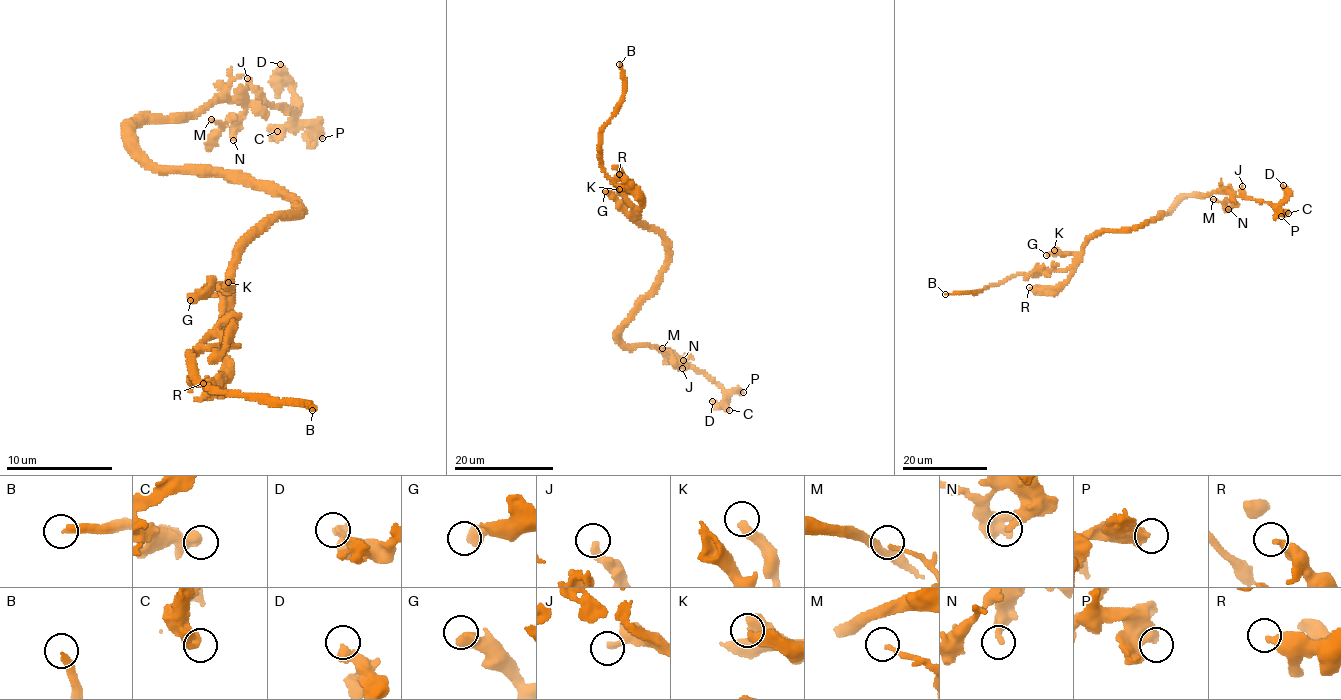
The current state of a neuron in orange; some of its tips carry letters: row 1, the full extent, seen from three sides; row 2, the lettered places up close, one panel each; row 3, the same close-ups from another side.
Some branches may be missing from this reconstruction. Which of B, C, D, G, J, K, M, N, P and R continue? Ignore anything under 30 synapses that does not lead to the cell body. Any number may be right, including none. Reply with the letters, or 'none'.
B

